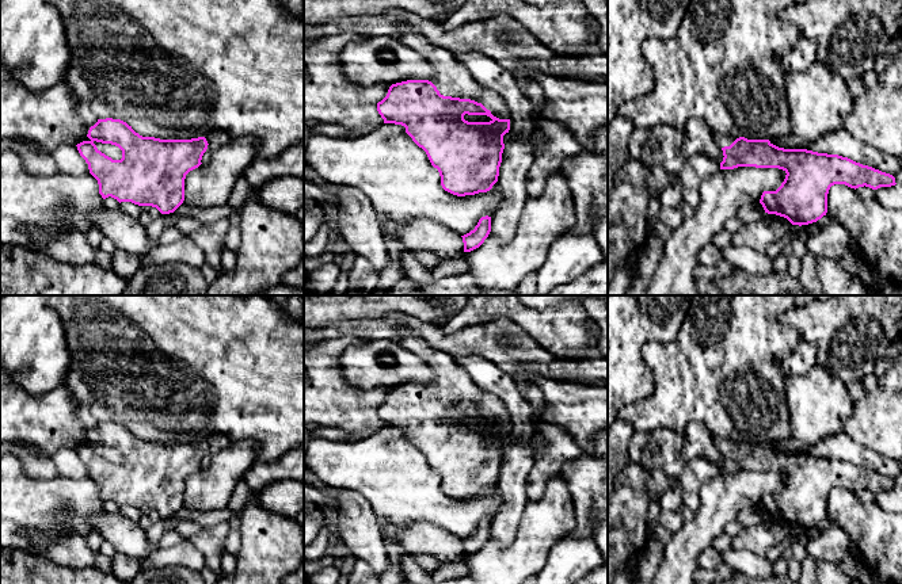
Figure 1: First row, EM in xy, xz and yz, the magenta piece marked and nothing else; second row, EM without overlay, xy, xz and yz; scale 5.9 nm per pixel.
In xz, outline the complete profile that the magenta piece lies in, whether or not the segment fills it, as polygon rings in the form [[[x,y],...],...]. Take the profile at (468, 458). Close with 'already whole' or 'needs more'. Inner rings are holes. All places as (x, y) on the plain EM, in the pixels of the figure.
[[[407,328],[400,329],[397,343],[406,350],[419,355],[435,374],[435,378],[431,383],[407,383],[392,388],[387,400],[377,406],[377,415],[384,423],[384,427],[395,427],[406,431],[406,436],[426,455],[431,469],[438,473],[441,489],[445,495],[457,500],[490,495],[498,485],[505,453],[503,439],[510,434],[509,409],[498,397],[480,389],[448,350],[434,350],[425,339],[415,336]],[[465,417],[487,419],[491,424],[468,425],[464,423]]]; needs more

